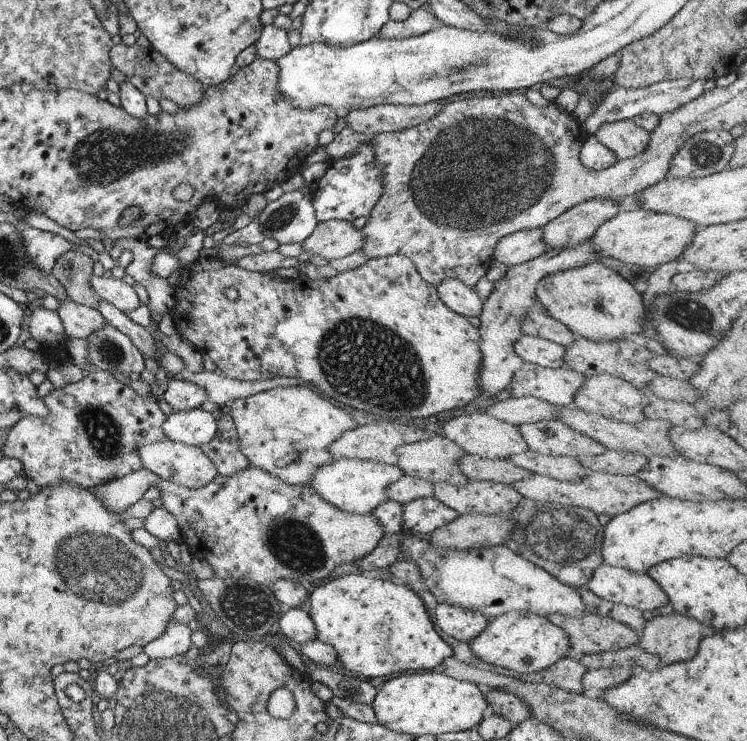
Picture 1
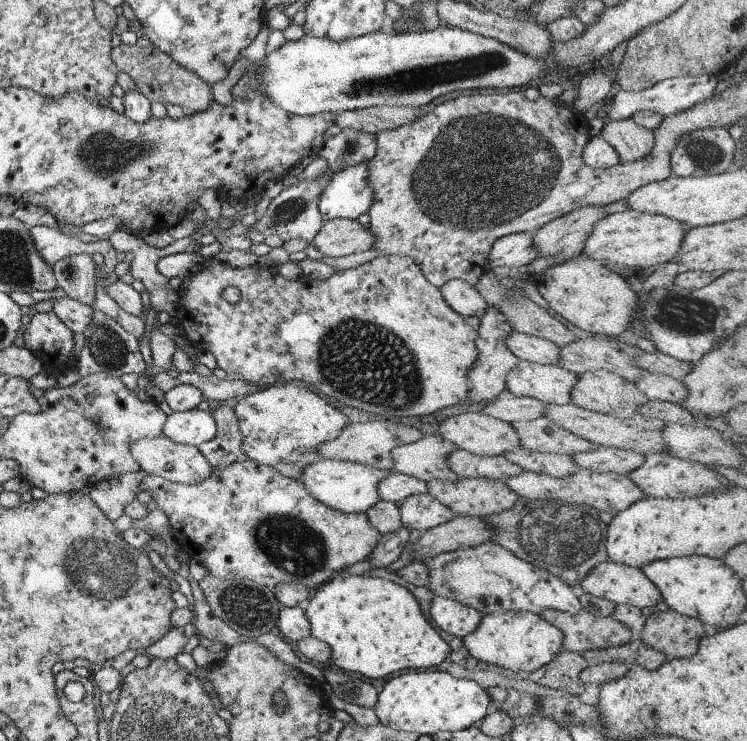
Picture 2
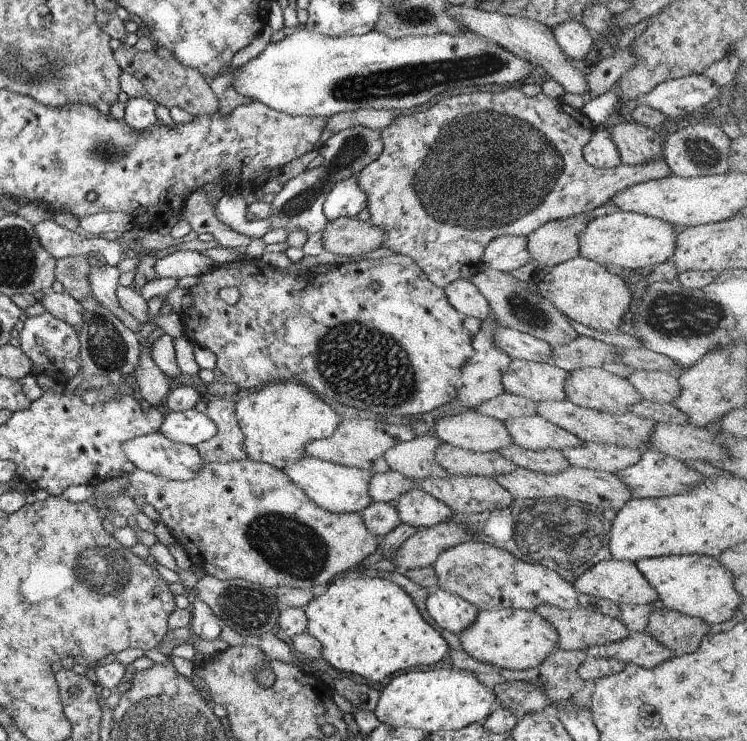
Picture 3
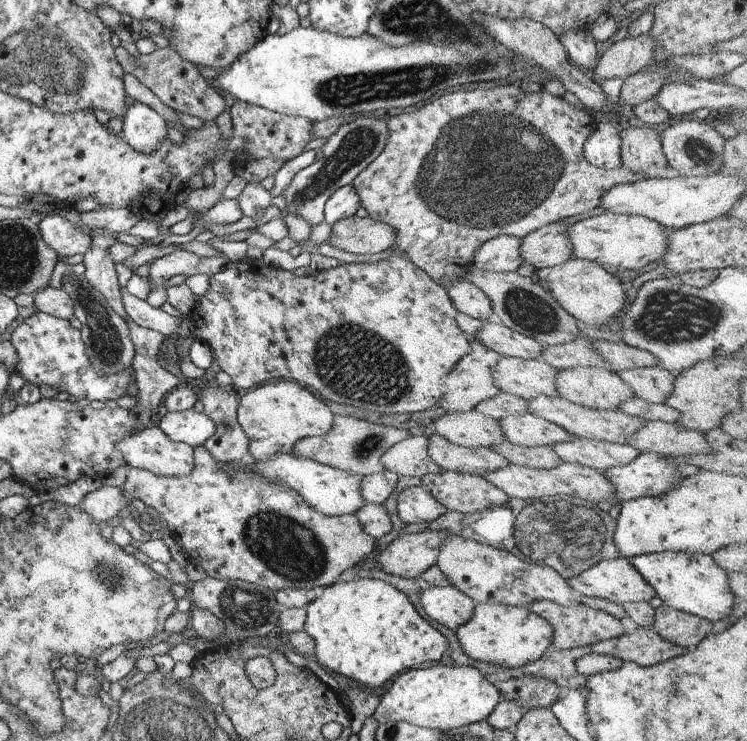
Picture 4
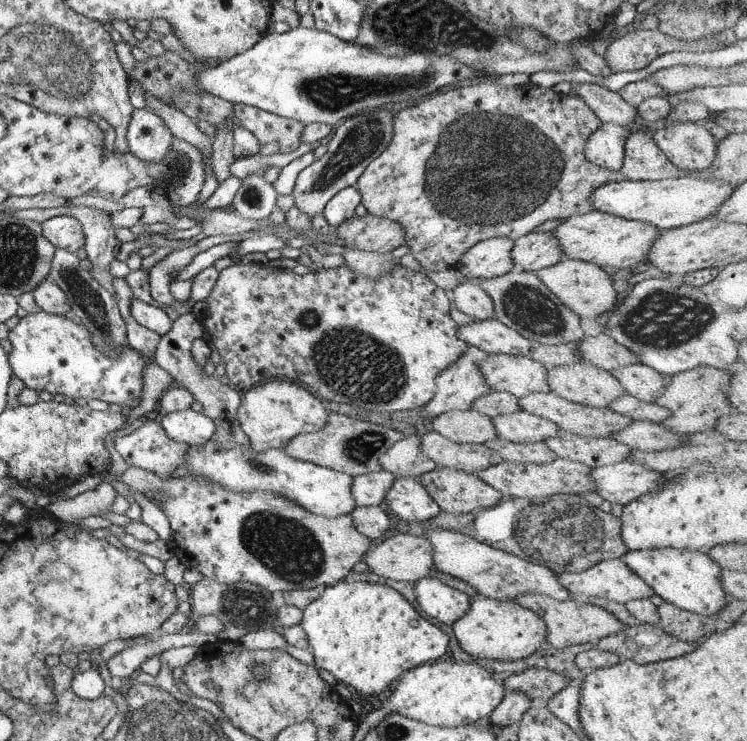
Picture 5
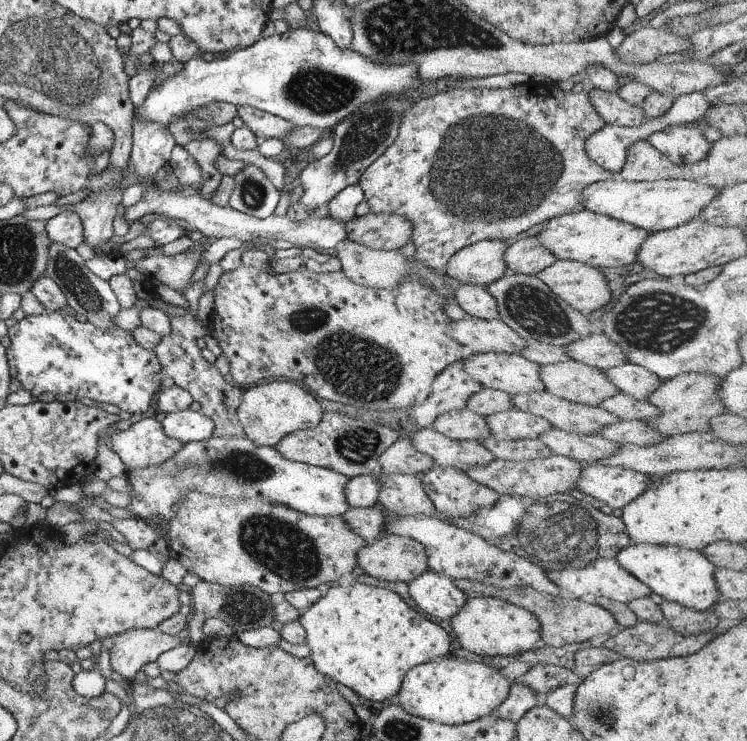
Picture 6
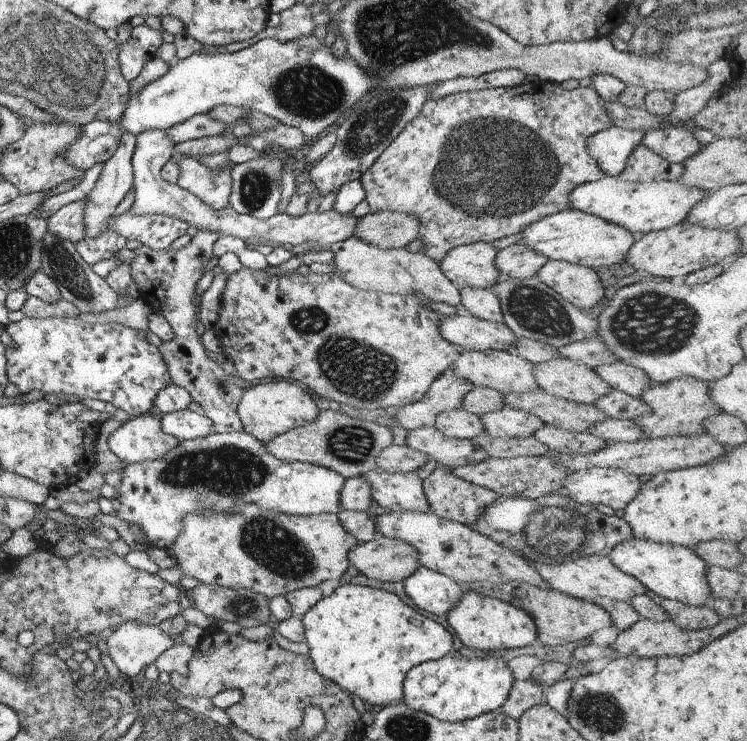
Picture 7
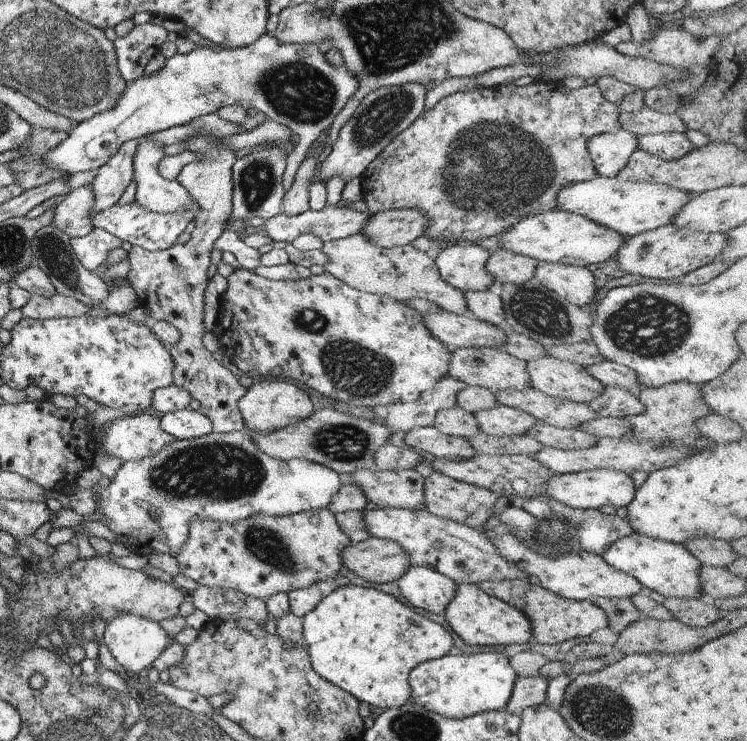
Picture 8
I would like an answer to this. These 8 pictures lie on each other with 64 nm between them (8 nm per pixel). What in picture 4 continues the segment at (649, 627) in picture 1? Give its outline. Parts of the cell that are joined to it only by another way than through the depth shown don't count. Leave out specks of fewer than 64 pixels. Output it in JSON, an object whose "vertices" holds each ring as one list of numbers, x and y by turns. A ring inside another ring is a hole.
{"vertices":[[663,605,655,609,652,629,664,640,688,652,693,651,699,642,712,632,712,623,702,617]]}

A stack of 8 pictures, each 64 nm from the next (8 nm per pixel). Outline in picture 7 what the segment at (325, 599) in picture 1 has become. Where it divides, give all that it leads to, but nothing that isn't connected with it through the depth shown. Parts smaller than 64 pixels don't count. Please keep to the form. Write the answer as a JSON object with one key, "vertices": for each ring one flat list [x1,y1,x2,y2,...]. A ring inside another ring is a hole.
{"vertices":[[352,583,340,585,330,596,322,597,300,619,305,628,305,642,309,646,308,655,318,674,348,693,356,694,373,710,402,701,403,680,407,672,426,661,448,655,454,646,454,638,444,626,420,614,396,594]]}

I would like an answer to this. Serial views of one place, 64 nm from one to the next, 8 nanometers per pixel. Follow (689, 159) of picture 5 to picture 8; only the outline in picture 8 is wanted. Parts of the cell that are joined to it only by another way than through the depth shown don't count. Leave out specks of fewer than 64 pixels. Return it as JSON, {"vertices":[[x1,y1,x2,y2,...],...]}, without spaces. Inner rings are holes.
{"vertices":[[686,132,652,133,638,137,640,149,667,161,675,161,694,150]]}

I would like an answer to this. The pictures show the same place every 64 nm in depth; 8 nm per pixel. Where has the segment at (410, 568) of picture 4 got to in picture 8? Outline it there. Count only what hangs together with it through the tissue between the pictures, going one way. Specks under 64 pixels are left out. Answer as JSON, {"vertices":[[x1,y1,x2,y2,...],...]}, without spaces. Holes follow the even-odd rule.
{"vertices":[[372,536,348,545,341,552,341,559,351,573,376,584,398,580,412,566,409,554,400,544]]}

